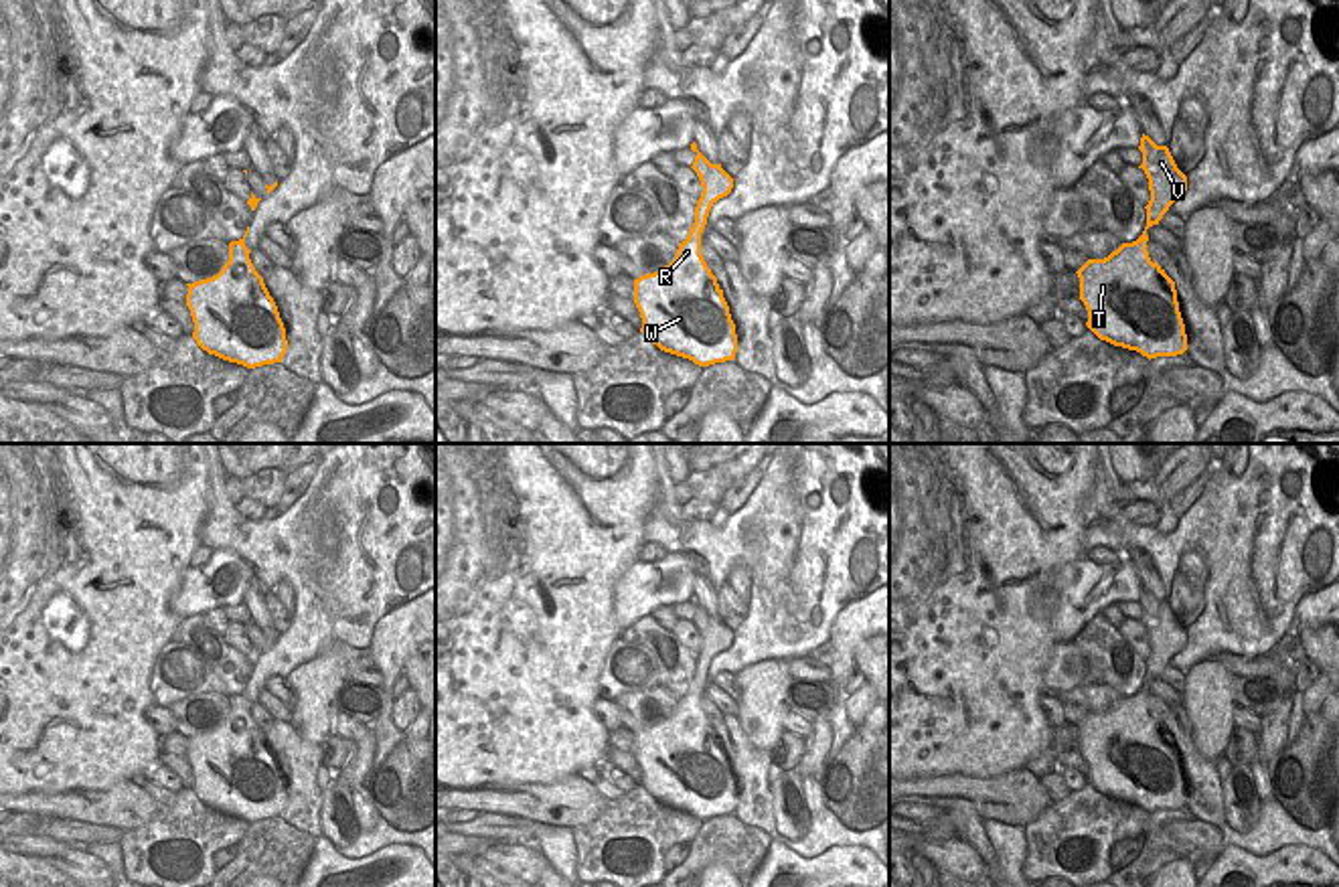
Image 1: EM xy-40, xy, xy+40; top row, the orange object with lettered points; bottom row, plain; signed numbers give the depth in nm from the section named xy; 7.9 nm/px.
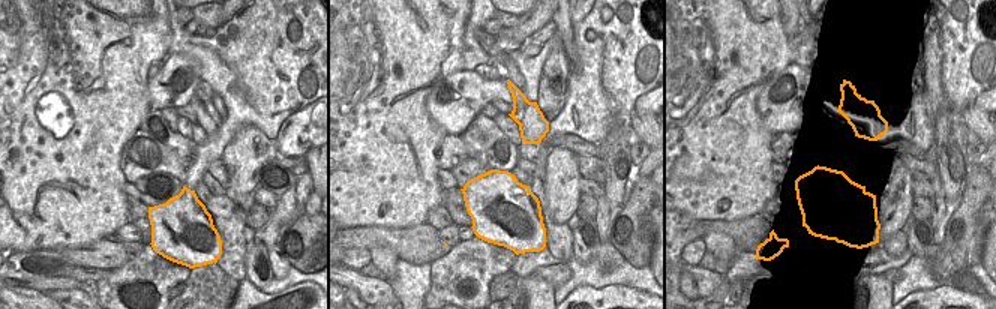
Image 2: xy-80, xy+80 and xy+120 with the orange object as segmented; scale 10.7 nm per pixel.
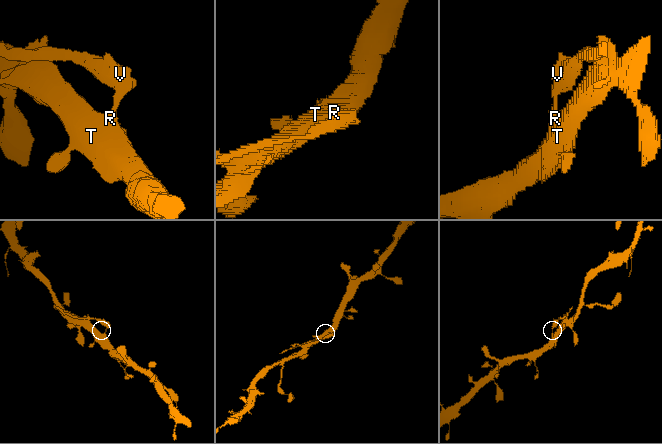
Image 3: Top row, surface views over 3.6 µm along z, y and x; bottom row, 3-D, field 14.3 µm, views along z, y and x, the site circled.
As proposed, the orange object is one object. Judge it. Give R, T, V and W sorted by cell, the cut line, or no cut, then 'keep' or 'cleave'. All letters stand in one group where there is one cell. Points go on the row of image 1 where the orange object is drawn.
groups R T W / V; cut xy (687, 235), (699, 242); cleave

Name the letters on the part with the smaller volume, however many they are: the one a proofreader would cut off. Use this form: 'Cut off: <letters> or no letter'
Cut off: V.

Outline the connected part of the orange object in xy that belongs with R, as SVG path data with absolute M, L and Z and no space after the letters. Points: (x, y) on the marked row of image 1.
M701 241L679 243L677 257L654 273L634 279L634 304L642 318L640 332L660 350L693 360L699 367L733 360L735 324L717 277L701 255Z

